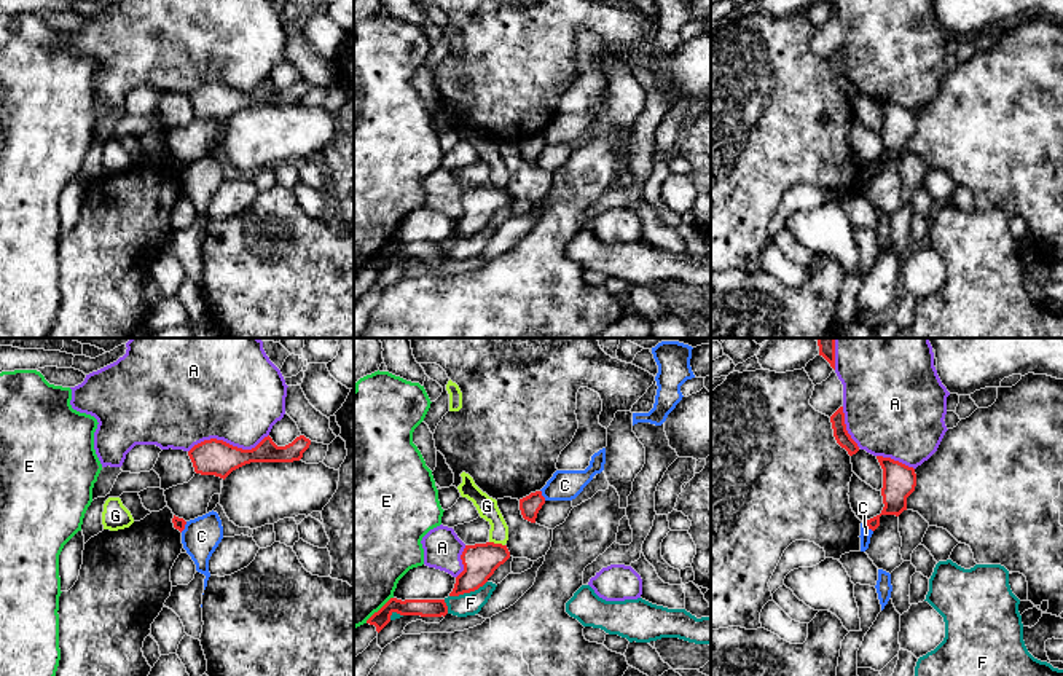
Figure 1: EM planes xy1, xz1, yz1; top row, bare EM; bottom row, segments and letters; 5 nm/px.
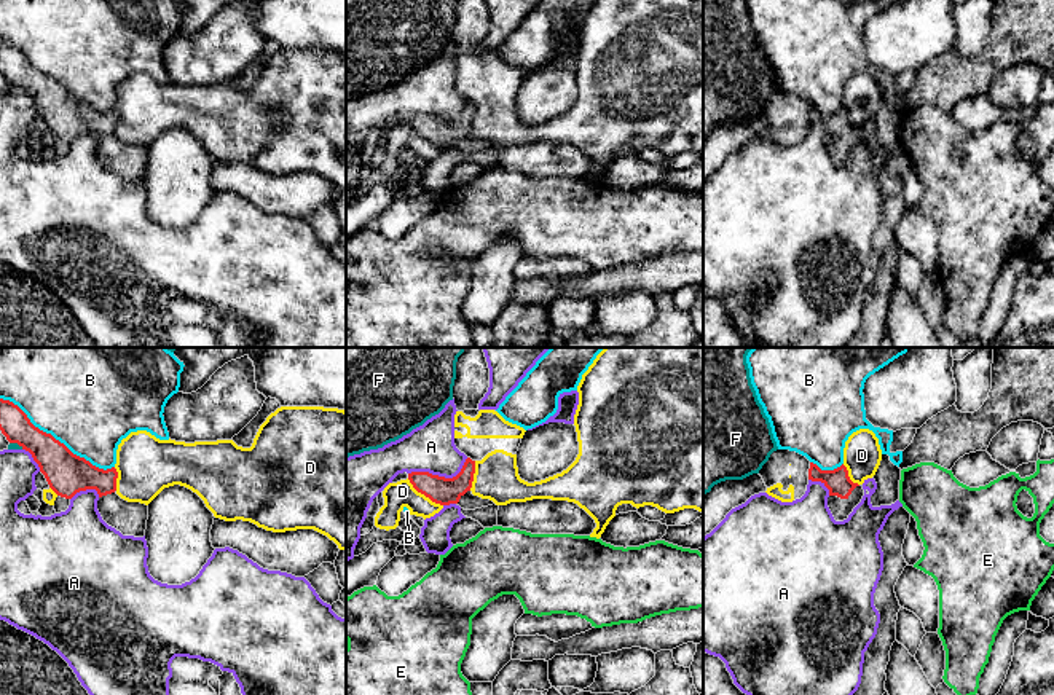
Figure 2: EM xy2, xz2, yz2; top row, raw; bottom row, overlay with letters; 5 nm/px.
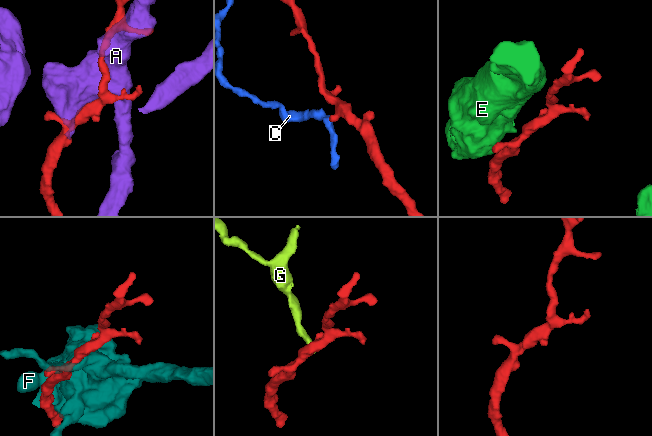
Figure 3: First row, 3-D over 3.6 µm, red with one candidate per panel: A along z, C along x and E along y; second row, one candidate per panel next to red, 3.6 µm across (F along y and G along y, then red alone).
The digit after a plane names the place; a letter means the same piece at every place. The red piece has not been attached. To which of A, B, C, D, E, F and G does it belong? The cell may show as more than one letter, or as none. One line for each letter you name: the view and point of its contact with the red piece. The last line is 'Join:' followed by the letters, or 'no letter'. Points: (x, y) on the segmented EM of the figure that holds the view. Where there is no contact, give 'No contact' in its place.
Join: no letter

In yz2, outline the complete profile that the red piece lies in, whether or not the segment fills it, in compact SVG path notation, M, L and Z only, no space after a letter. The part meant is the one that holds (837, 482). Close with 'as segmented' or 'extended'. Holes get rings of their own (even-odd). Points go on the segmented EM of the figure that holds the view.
M810 462L808 480L821 481L829 489L828 507L836 521L847 520L864 496L863 486L850 480L844 464L834 470L821 470Z | extended

